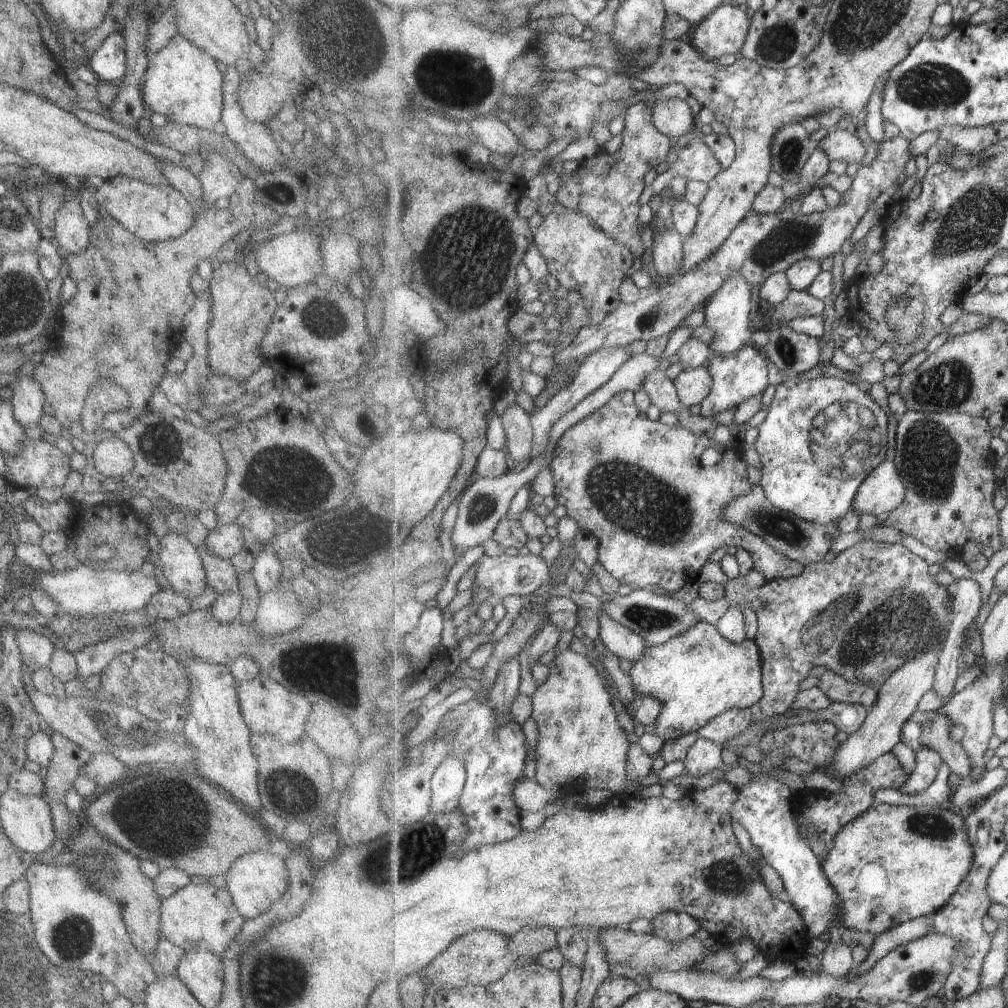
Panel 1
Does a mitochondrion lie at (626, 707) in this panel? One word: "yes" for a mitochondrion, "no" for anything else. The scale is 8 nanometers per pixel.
no

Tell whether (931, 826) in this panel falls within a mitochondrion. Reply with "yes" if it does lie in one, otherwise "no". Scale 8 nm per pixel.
yes

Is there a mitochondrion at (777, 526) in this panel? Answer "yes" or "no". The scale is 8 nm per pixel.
yes

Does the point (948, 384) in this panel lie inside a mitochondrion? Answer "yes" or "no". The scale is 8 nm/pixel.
yes

